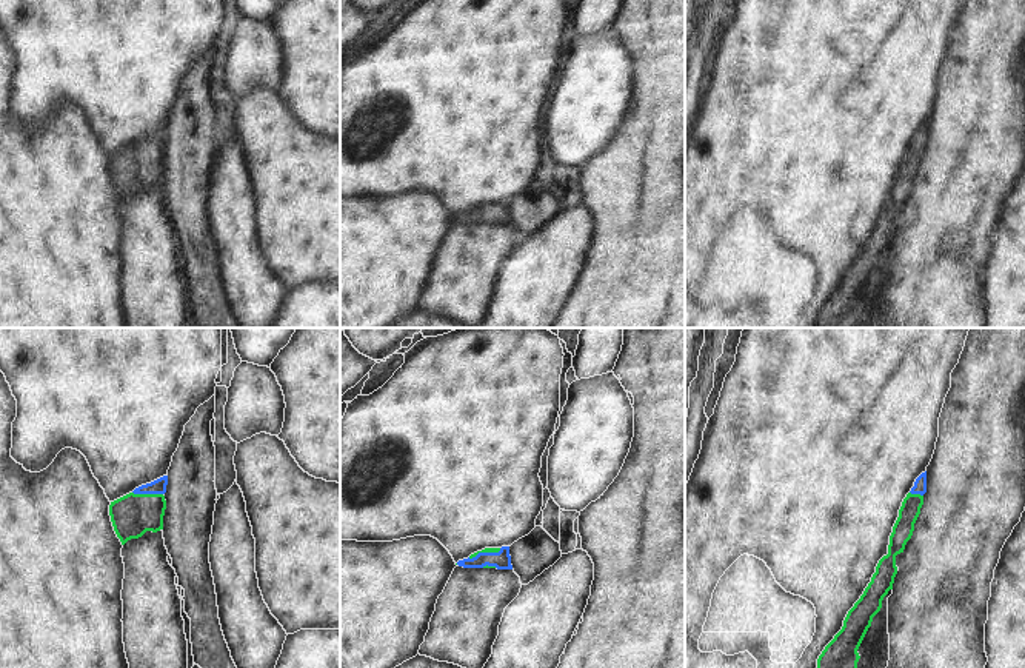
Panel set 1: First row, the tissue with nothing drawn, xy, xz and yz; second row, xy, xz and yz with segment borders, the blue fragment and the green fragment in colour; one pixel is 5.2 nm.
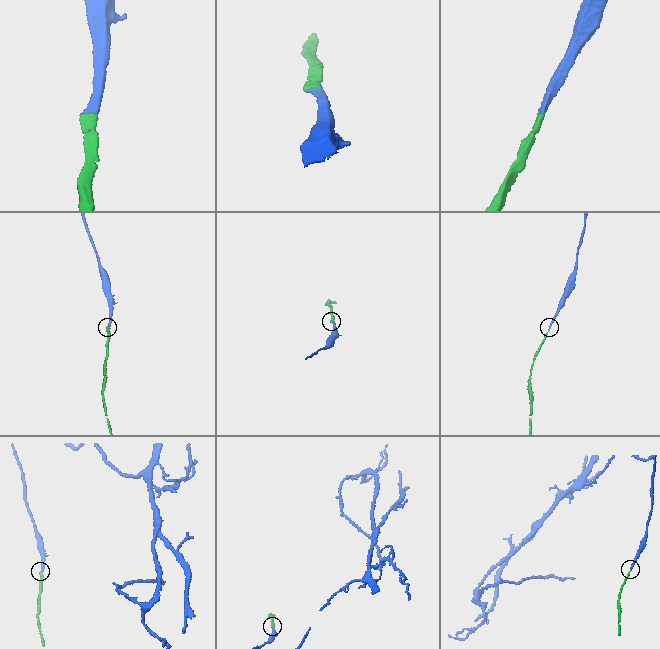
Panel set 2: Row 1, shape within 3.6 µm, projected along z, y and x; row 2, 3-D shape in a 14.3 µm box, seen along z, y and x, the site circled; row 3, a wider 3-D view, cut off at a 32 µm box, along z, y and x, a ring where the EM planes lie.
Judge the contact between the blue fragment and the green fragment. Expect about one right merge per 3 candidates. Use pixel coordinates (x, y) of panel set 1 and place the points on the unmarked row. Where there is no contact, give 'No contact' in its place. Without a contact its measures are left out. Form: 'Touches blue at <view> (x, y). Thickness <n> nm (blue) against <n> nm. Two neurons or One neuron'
Touches blue at xy (148, 148). Thickness 80 nm (blue) against 220 nm. One neuron.

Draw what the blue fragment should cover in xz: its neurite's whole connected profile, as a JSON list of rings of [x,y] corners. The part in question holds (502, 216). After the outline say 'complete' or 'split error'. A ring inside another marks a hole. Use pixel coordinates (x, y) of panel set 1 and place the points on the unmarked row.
[[[509,202],[485,203],[471,209],[468,214],[459,215],[456,220],[463,223],[512,225]]] | split error

